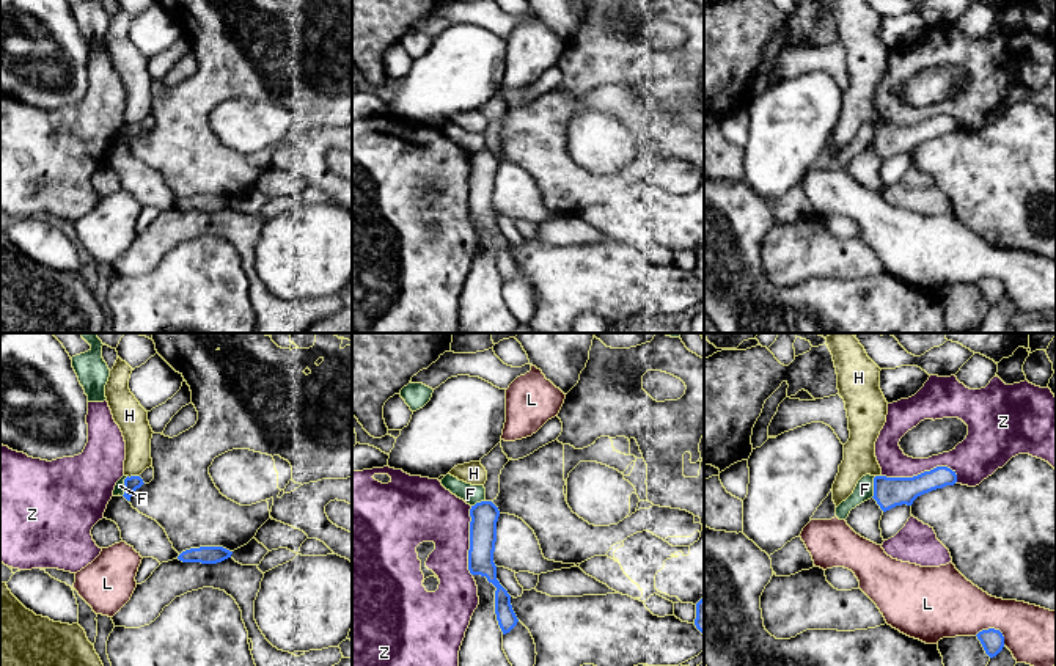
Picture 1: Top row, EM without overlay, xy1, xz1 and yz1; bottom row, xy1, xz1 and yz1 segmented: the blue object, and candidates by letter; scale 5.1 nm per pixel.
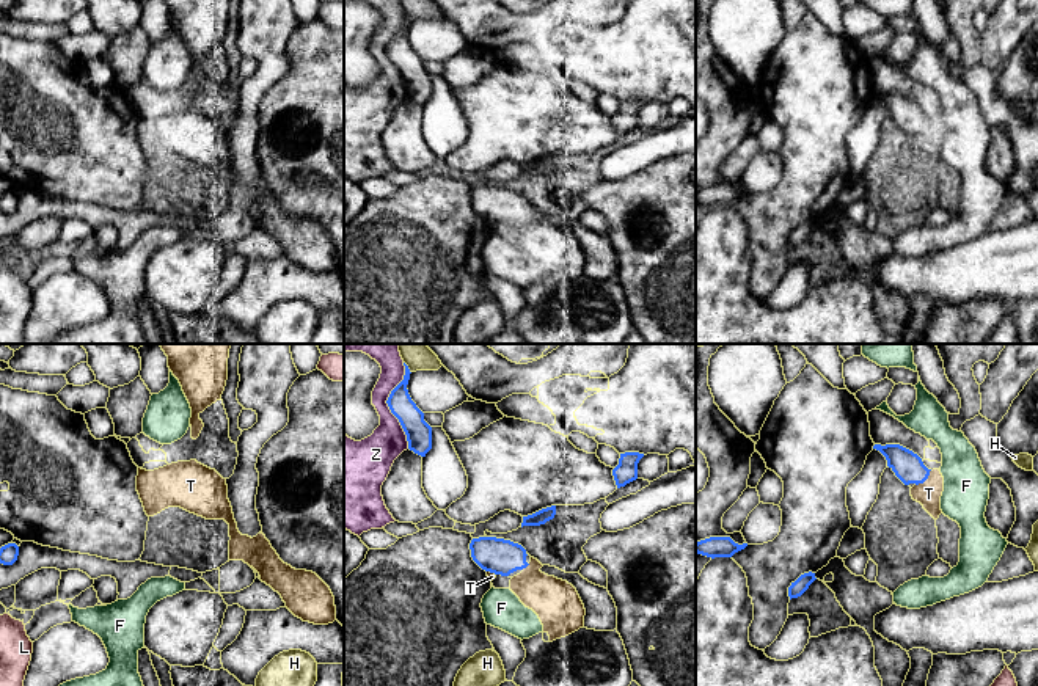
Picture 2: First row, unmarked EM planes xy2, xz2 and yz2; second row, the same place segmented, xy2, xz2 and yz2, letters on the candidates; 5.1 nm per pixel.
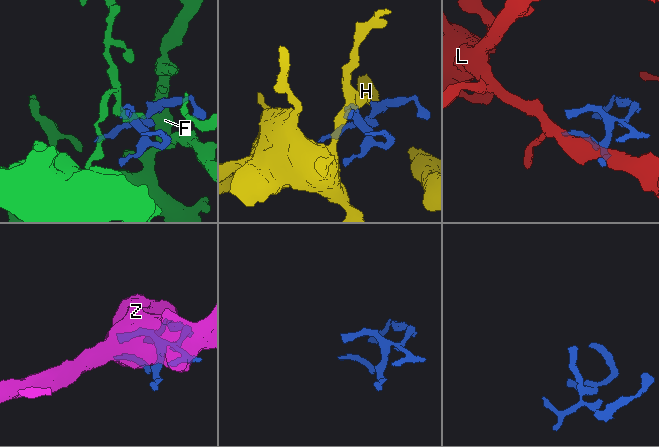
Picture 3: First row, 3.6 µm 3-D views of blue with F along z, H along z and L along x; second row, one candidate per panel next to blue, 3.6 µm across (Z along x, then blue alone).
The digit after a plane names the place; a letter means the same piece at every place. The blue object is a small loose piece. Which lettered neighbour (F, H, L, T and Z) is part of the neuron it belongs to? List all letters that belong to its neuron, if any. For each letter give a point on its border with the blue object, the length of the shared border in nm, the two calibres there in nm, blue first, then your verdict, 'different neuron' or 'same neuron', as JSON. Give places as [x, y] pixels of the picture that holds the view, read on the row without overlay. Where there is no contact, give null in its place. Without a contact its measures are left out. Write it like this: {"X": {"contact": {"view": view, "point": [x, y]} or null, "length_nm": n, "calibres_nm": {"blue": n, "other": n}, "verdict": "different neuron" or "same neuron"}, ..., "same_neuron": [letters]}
{"F": {"contact": {"view": "yz1", "point": [874, 135]}, "length_nm": 110, "calibres_nm": {"blue": 160, "other": 100}, "verdict": "different neuron"}, "H": {"contact": {"view": "xy1", "point": [134, 124]}, "length_nm": 60, "calibres_nm": {"blue": 80, "other": 150}, "verdict": "different neuron"}, "L": {"contact": {"view": "yz1", "point": [993, 277]}, "length_nm": 170, "calibres_nm": {"blue": 120, "other": 320}, "verdict": "different neuron"}, "T": {"contact": {"view": "yz2", "point": [925, 127]}, "length_nm": 120, "calibres_nm": {"blue": 160, "other": 130}, "verdict": "same neuron"}, "Z": {"contact": {"view": "yz1", "point": [921, 121]}, "length_nm": 400, "calibres_nm": {"blue": 160, "other": 180}, "verdict": "different neuron"}, "same_neuron": ["T"]}

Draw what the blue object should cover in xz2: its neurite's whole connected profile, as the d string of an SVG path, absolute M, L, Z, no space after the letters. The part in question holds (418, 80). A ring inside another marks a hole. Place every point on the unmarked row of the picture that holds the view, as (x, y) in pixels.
M405 11L404 14L404 28L391 39L386 52L407 83L408 97L426 105L432 97L432 75L424 69L424 61L416 55L408 42L407 33L411 20Z

